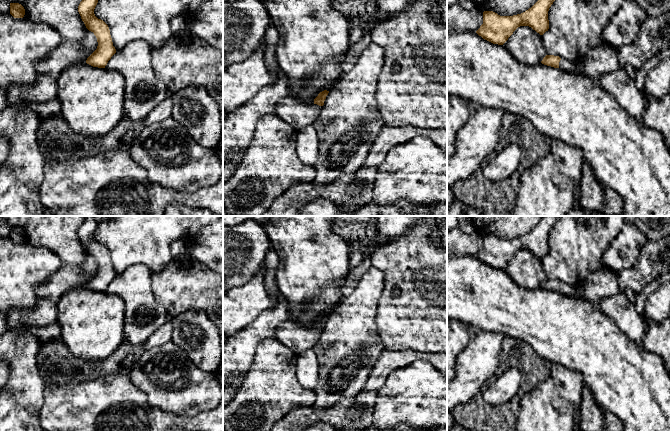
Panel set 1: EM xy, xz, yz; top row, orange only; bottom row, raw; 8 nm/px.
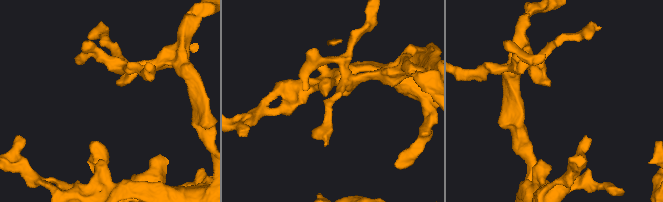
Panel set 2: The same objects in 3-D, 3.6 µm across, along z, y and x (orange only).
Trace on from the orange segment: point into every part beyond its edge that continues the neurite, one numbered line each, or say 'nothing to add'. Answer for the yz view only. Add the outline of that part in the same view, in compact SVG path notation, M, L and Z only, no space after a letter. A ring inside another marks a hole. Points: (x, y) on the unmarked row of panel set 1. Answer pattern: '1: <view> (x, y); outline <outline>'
1: yz (569, 290); outline M561 283L559 286L559 292L566 296L578 297L577 285Z

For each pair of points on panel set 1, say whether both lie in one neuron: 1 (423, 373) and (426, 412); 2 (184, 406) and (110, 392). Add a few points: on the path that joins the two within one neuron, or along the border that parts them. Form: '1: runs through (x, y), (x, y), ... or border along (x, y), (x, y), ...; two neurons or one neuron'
1: runs through (423, 383), (423, 389), (427, 393), (429, 402); one neuron
2: border along (132, 382), (145, 395), (150, 404), (168, 412); two neurons

